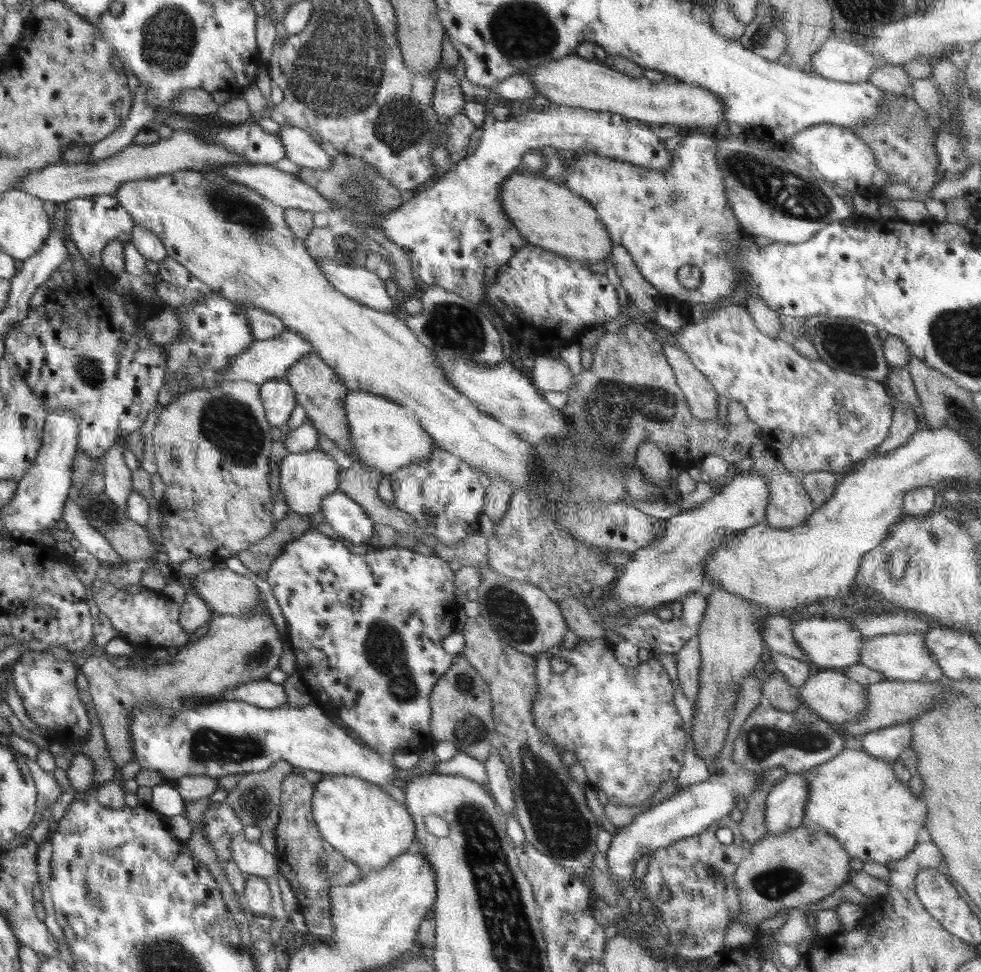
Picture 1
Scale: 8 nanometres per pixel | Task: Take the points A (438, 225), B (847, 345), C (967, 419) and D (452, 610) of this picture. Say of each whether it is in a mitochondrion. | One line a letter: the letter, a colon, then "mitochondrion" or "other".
A: other
B: mitochondrion
C: mitochondrion
D: other

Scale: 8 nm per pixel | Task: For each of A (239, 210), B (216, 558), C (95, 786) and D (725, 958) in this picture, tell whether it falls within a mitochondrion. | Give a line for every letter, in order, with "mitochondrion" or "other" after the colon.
A: mitochondrion
B: other
C: other
D: other

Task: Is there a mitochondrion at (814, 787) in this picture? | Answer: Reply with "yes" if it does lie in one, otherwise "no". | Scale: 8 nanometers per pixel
no

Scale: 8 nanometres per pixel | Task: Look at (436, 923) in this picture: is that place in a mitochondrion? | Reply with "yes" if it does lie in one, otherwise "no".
no

